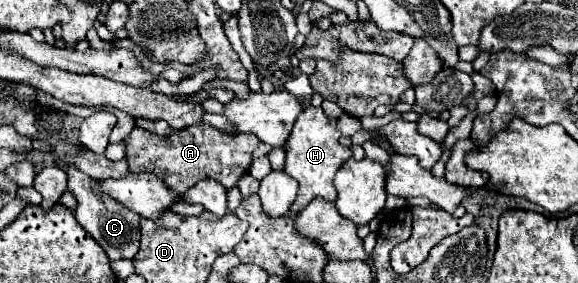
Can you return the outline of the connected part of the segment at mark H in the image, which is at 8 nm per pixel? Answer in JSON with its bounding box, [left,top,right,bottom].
[286,105,352,213]

